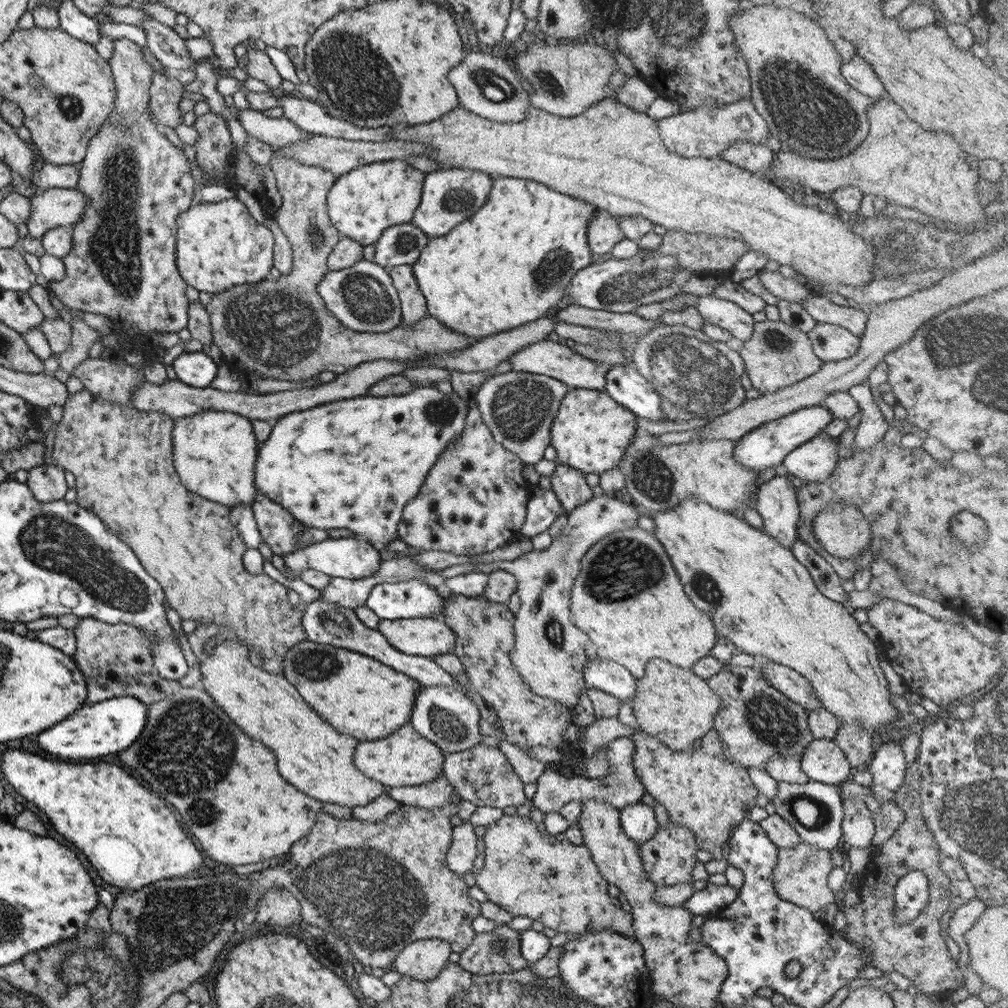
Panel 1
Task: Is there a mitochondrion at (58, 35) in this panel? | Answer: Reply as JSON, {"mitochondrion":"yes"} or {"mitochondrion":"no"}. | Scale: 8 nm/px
{"mitochondrion":"no"}

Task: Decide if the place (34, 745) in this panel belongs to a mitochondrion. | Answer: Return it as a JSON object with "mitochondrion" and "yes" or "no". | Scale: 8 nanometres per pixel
{"mitochondrion":"no"}

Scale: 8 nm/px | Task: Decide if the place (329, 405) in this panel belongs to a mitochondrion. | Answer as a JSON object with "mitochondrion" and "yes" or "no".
{"mitochondrion":"no"}

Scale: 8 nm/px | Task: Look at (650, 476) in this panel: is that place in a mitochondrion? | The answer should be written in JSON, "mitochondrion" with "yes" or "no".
{"mitochondrion":"yes"}

